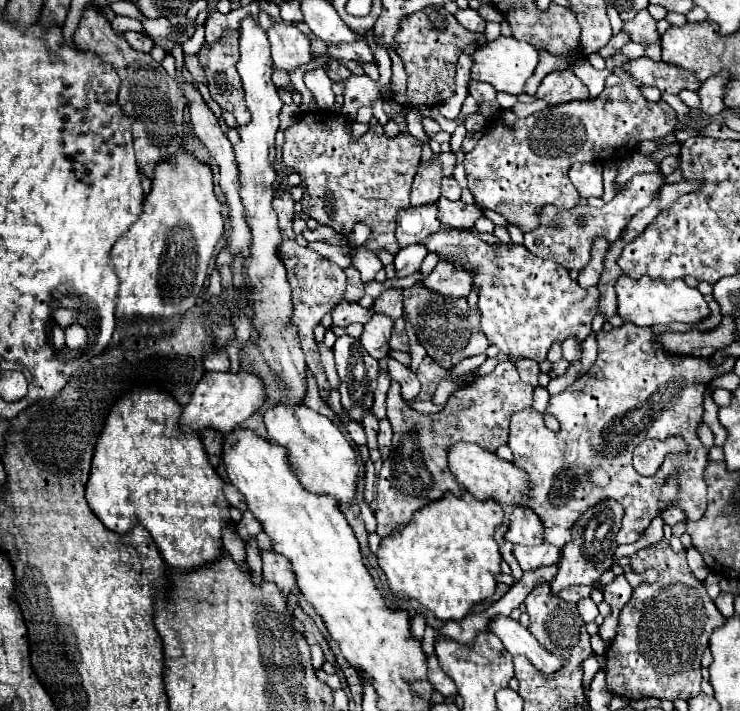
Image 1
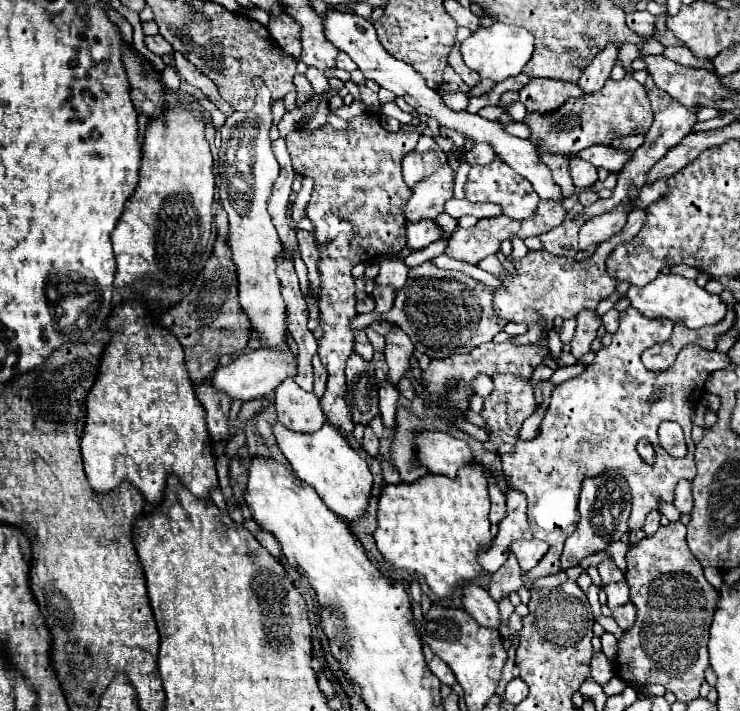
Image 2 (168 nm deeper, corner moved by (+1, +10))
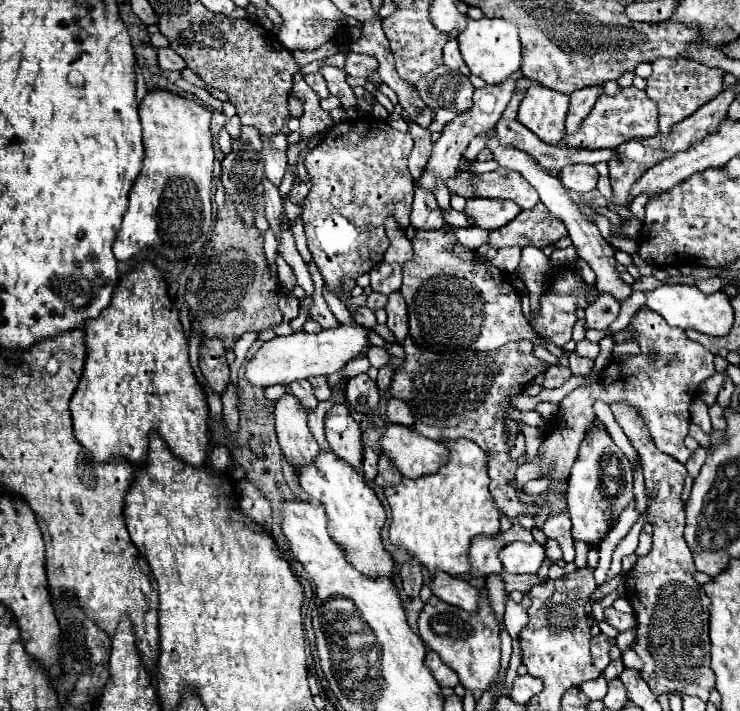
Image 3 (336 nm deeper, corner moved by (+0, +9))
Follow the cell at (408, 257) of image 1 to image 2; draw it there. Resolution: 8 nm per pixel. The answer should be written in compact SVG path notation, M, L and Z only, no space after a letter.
M414 222L414 224L406 224L406 238L408 238L408 246L410 250L422 250L426 248L430 242L442 238L444 232L442 228L436 226L436 222Z

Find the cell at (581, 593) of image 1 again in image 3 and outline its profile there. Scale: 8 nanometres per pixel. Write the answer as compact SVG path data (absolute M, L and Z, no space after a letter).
M501 573L503 579L505 579L505 589L511 593L511 591L521 591L521 593L529 593L531 587L539 585L539 583L545 583L547 579L541 579L539 575L511 575L511 573Z

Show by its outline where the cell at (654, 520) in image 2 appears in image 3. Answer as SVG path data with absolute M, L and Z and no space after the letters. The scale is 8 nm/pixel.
M647 523L639 535L639 547L637 547L635 555L645 555L651 551L651 535L653 535L653 527L651 527L651 523Z

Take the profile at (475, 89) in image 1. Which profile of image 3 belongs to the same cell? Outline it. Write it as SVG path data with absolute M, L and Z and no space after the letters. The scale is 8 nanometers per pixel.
M453 33L451 39L447 41L447 45L443 47L443 61L445 61L445 65L447 65L449 69L459 71L459 73L463 73L463 75L467 75L467 77L471 75L469 67L465 65L463 57L461 57L461 51L459 51L459 45L457 45L457 35L455 35L455 33Z

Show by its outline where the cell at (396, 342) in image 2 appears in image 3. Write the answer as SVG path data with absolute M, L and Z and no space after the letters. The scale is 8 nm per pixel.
M393 293L389 297L389 303L387 303L385 311L387 311L387 327L391 329L395 339L399 343L403 343L407 339L405 335L409 335L409 331L407 331L409 325L405 323L405 319L407 319L407 315L405 315L405 301L401 299L399 293Z

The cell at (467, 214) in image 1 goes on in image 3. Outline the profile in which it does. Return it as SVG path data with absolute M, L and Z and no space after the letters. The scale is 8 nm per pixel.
M469 199L465 213L475 221L477 227L495 229L509 223L509 219L515 219L521 209L515 203L501 203L499 199Z

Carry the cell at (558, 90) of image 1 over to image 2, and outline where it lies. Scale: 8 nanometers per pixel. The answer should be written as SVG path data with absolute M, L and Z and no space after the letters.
M532 78L520 90L520 102L526 106L528 112L550 114L558 110L568 98L580 98L582 90L578 84L548 80L548 78Z

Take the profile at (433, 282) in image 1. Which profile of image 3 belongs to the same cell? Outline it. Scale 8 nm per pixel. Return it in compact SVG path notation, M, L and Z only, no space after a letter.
M539 201L533 209L521 211L507 225L489 231L487 245L493 249L513 247L513 245L515 247L533 245L543 249L565 235L567 235L565 225L557 217L549 215L549 211L545 211L545 205Z

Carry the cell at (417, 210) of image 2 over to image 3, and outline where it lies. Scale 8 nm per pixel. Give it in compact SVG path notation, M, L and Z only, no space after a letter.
M517 71L517 75L515 75L513 79L507 79L507 81L501 83L501 85L485 85L483 89L475 89L473 107L471 107L467 113L463 113L463 115L459 115L457 119L453 119L451 123L447 123L445 129L441 131L439 141L433 145L433 155L431 155L431 159L429 159L429 163L427 163L427 169L425 169L425 173L421 175L421 179L417 181L421 189L433 193L437 181L447 183L449 179L453 179L453 177L457 175L457 165L459 165L461 155L463 155L463 151L467 149L469 141L471 141L473 137L477 137L479 133L485 133L485 131L489 131L489 129L493 129L495 123L501 119L501 113L505 111L505 107L507 107L511 95L513 95L515 79L517 79L517 77L521 77L521 71Z

